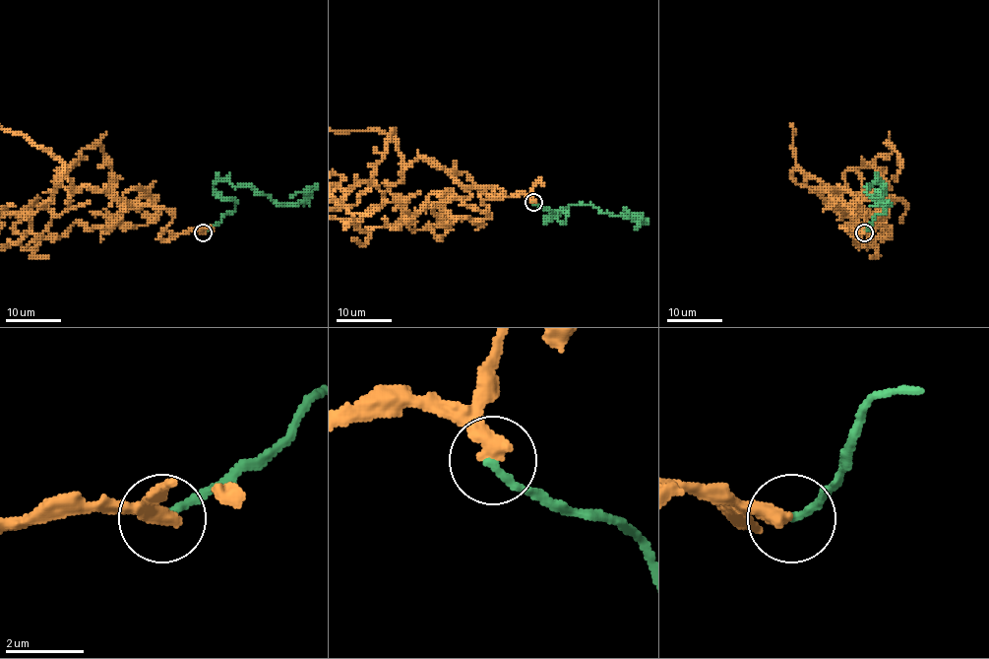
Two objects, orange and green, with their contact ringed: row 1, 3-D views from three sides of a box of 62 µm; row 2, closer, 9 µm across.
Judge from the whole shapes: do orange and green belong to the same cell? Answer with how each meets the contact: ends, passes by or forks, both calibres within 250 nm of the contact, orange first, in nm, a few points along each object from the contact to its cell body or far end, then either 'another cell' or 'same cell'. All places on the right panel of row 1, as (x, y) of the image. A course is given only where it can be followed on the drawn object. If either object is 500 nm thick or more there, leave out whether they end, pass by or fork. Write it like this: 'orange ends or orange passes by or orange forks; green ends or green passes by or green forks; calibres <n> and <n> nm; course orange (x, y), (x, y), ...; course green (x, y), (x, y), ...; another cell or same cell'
orange ends; green ends; calibres 440 and 200 nm; course green (863, 232), (884, 209), (873, 198), (884, 194), (877, 180), (866, 187), (879, 204), (877, 195); another cell

